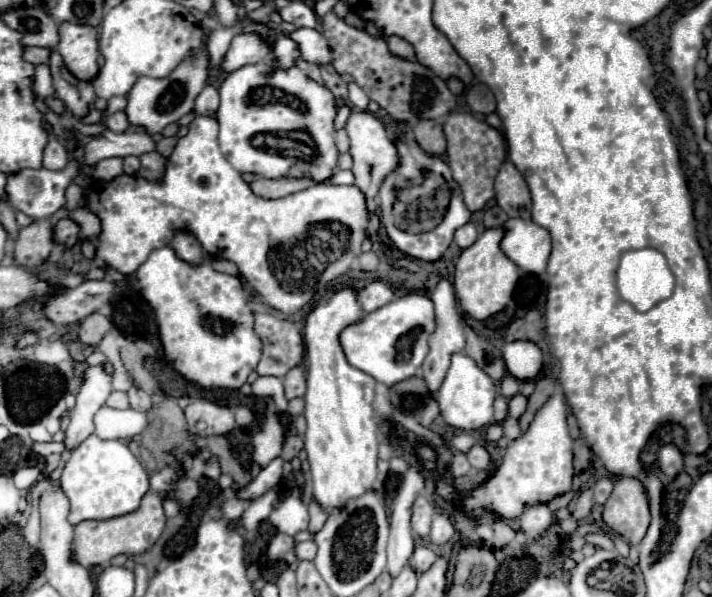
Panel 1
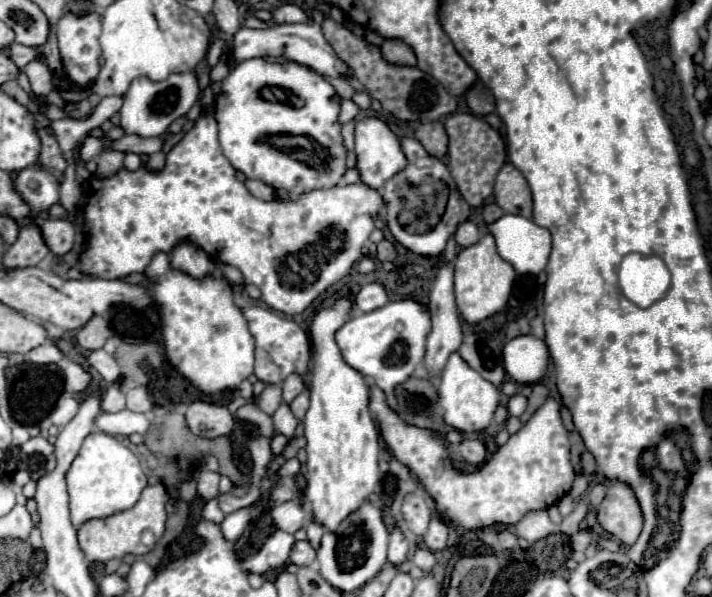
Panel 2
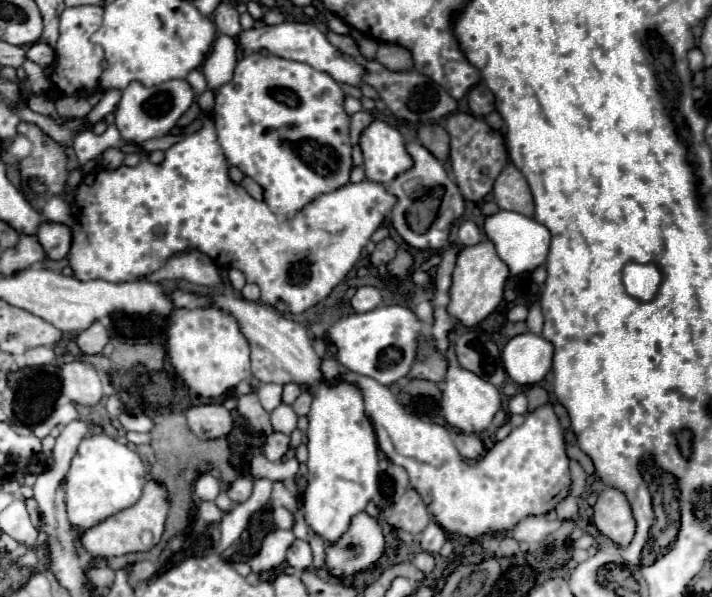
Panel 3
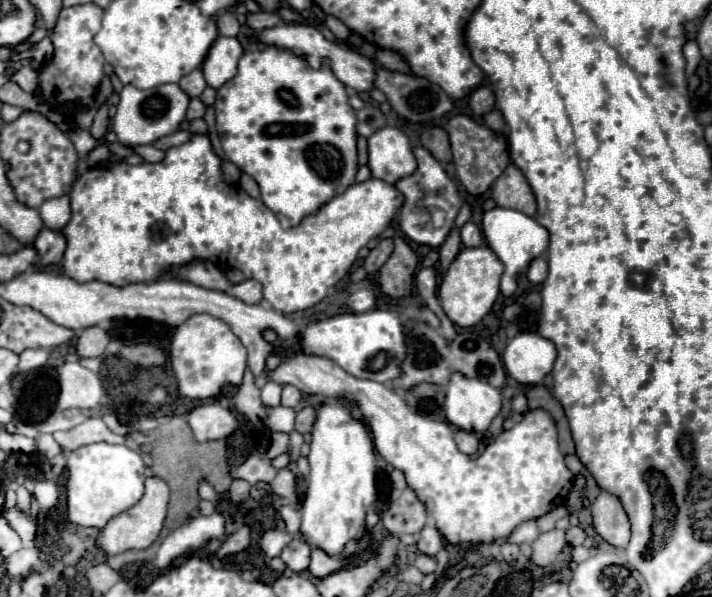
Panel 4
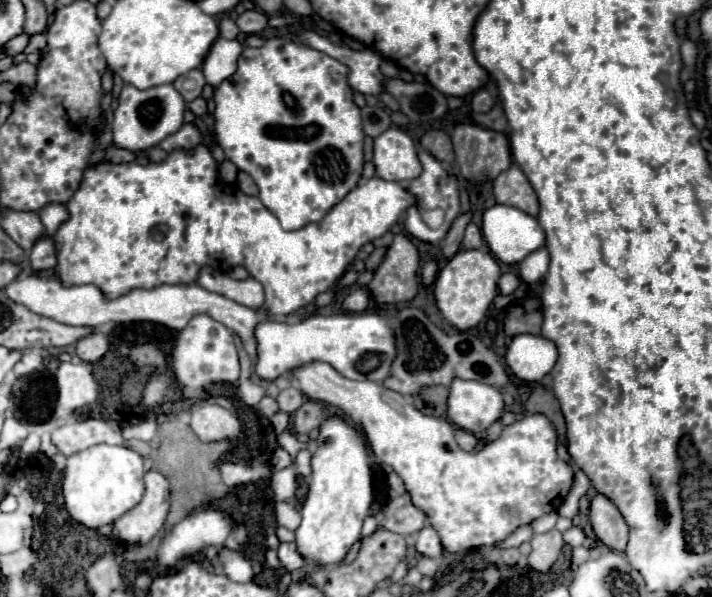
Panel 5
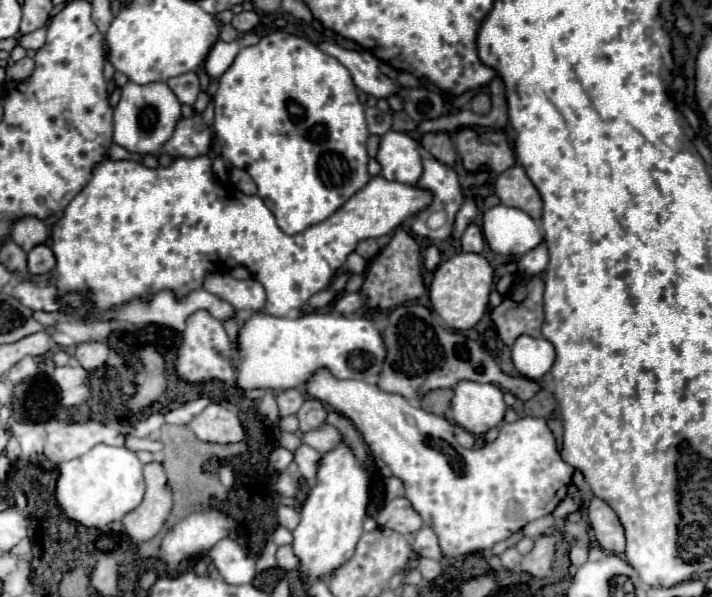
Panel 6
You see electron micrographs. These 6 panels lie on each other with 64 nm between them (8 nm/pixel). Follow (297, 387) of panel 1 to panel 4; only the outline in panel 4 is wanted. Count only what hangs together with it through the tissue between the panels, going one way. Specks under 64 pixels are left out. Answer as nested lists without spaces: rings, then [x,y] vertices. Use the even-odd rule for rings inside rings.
[[[284,386],[282,390],[282,406],[288,406],[288,408],[294,408],[302,398],[302,392],[296,388],[296,386]]]

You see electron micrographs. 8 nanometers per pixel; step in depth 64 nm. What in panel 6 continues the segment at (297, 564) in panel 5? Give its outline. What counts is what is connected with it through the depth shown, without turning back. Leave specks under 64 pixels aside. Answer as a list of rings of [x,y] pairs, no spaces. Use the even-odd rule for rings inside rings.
[[[280,546],[278,552],[276,552],[276,560],[278,560],[278,566],[282,570],[294,570],[300,564],[298,558],[294,556],[294,552],[292,552],[292,546]]]

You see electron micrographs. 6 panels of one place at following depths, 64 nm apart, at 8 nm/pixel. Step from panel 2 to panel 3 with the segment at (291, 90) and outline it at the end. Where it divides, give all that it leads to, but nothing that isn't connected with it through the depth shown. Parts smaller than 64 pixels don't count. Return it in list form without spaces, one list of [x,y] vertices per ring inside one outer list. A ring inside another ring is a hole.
[[[262,54],[244,56],[232,80],[220,86],[216,94],[214,122],[228,162],[264,188],[266,204],[282,220],[294,216],[318,194],[348,182],[352,146],[348,142],[350,116],[344,112],[344,94],[336,80],[308,64]],[[286,106],[314,108],[288,110]]]

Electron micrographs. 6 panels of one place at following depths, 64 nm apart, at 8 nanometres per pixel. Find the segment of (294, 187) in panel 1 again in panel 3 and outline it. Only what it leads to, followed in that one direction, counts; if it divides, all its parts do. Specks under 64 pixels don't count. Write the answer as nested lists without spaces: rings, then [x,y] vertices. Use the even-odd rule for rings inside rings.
[[[244,178],[244,180],[242,180],[242,186],[246,188],[246,192],[248,192],[252,198],[264,200],[264,190],[262,190],[262,186],[256,184],[252,178]]]

